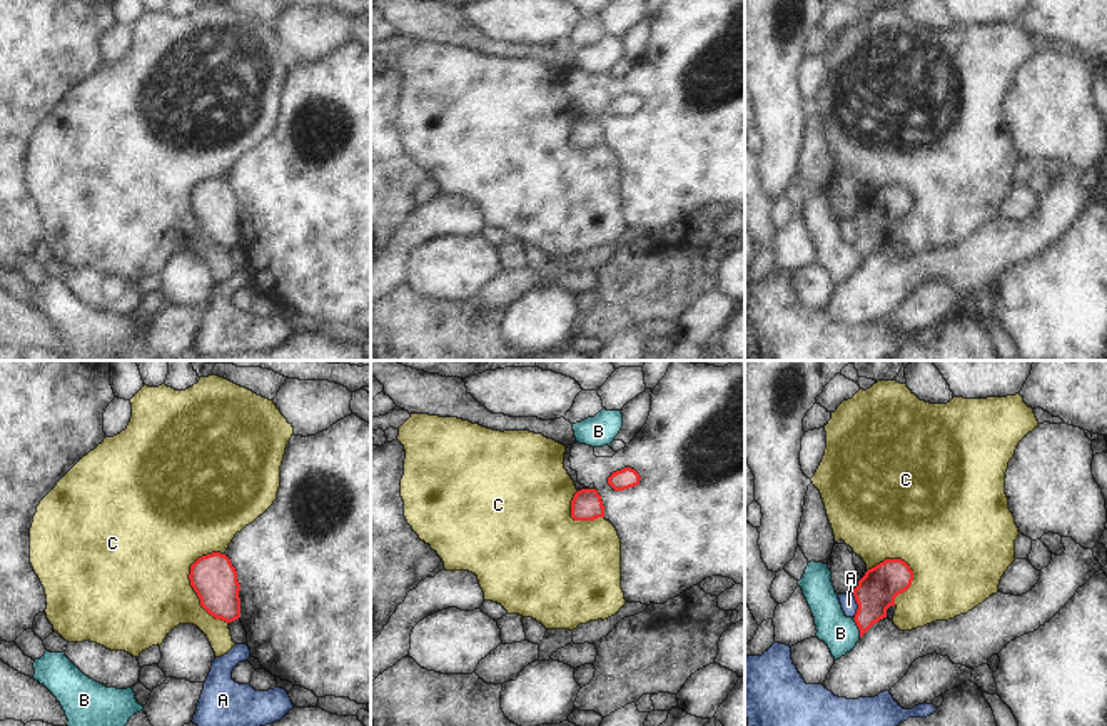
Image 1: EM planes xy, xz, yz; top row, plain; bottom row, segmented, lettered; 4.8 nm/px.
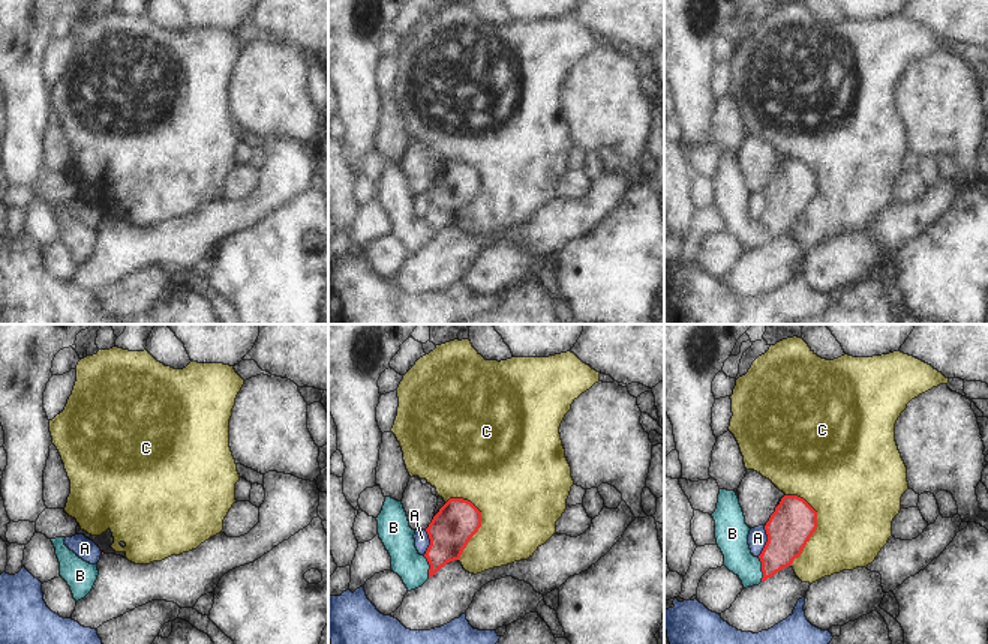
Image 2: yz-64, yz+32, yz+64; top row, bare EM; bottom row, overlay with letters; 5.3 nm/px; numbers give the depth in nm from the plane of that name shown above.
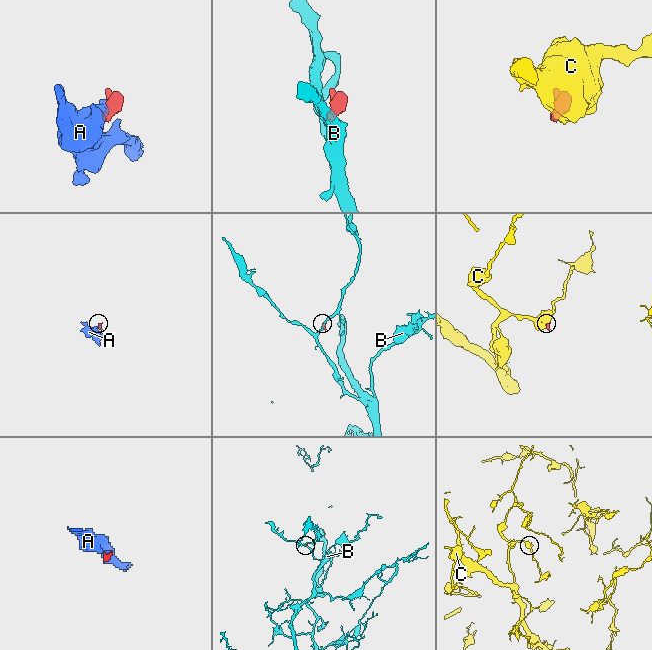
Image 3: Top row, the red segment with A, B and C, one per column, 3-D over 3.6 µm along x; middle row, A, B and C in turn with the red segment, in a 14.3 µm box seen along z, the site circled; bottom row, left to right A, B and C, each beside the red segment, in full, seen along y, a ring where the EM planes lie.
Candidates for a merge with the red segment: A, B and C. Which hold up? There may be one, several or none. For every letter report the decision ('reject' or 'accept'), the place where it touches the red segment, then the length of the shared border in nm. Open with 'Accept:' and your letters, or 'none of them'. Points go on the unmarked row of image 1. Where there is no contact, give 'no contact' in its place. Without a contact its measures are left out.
Accept: B
A: reject; meets red in yz at (857, 229); contact 140 nm long
B: accept; meets red in yz at (859, 254); contact 100 nm long
C: reject; meets red in xy at (192, 212); contact 360 nm long

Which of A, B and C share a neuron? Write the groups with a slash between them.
A / B / C

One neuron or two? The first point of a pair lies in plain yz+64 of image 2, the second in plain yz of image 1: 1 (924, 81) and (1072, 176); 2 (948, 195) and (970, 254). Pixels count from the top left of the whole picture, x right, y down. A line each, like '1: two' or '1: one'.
1: two
2: one

